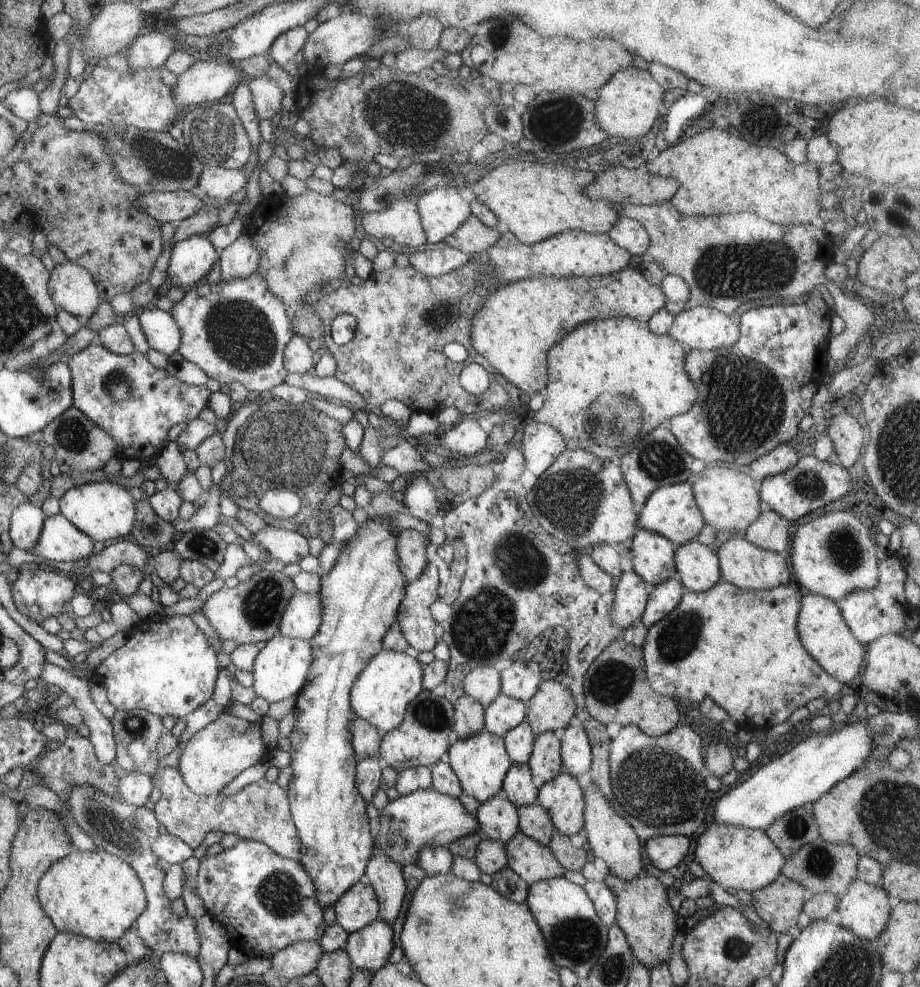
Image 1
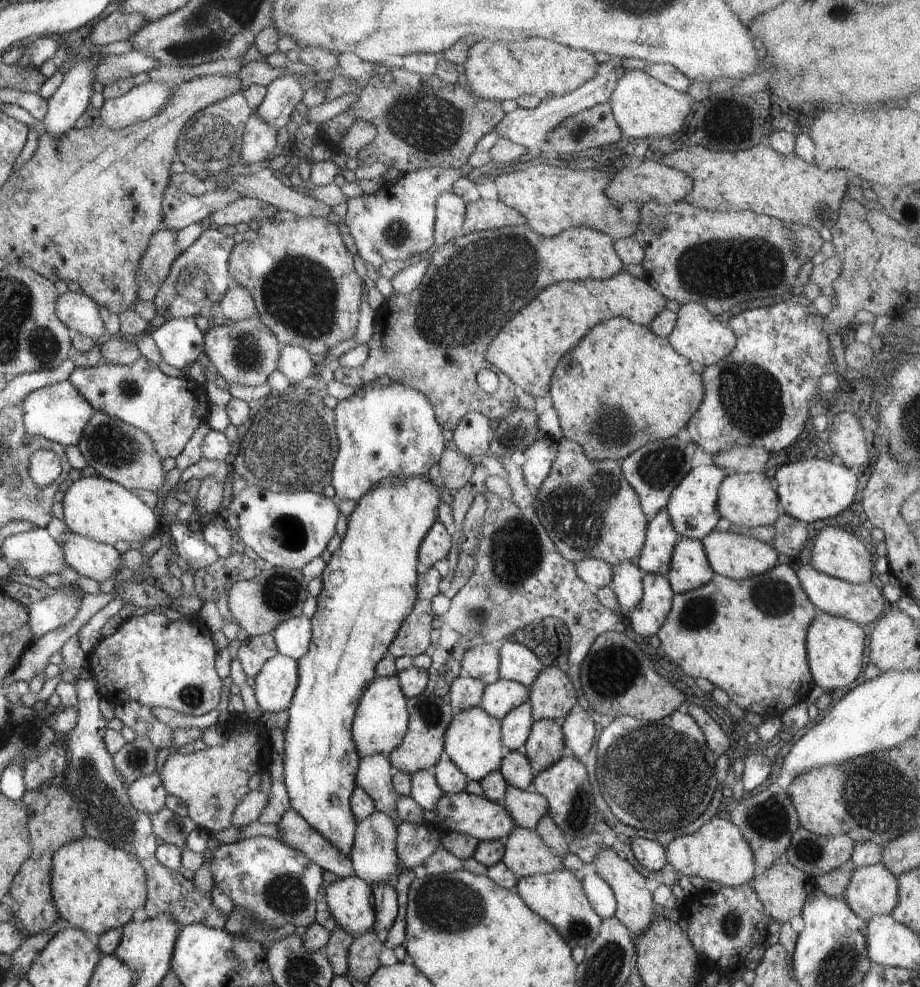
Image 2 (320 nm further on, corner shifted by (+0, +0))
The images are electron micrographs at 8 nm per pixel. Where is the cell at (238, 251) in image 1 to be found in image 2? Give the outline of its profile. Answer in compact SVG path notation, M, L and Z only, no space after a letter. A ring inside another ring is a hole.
M232 281L230 290L224 294L224 299L220 302L220 314L232 322L257 316L254 298L242 284Z

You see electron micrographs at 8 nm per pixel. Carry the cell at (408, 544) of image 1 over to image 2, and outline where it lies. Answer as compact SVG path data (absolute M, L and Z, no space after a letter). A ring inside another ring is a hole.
M434 522L420 544L417 560L428 569L446 559L454 542L451 536L442 522Z

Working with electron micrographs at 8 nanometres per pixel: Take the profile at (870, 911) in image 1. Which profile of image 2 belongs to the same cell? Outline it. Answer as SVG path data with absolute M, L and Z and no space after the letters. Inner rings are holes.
M882 863L855 868L844 900L866 924L874 916L891 915L899 902L897 878Z

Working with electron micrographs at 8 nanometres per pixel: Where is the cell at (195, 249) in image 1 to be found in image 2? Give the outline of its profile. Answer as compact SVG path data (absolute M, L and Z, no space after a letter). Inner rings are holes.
M209 227L174 260L168 278L160 286L154 304L162 316L189 318L201 315L202 309L210 310L230 290L232 279L229 272L229 257L236 242L222 235L218 228Z

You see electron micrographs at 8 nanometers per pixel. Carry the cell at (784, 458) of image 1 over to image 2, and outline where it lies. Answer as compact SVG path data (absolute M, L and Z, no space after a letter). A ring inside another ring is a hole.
M732 446L726 452L718 452L716 456L712 456L712 460L719 468L731 471L734 473L750 473L750 472L763 472L766 473L768 450L750 447L750 446Z

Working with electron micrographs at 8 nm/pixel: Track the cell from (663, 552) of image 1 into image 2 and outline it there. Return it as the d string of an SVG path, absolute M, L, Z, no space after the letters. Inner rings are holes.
M658 512L648 522L644 546L636 566L649 574L666 575L670 570L674 548L680 540L668 512Z

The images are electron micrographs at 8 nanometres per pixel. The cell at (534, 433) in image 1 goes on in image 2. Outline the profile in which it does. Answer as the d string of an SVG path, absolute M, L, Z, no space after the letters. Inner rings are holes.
M551 437L530 444L524 451L526 462L522 464L525 482L534 488L540 488L540 484L550 474L556 456L558 456L558 443Z

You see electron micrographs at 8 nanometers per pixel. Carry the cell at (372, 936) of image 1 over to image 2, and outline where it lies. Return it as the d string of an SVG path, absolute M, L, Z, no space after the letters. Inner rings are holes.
M371 884L374 892L374 907L376 923L372 931L383 936L390 928L394 926L394 922L398 914L397 892L394 885L390 884Z

